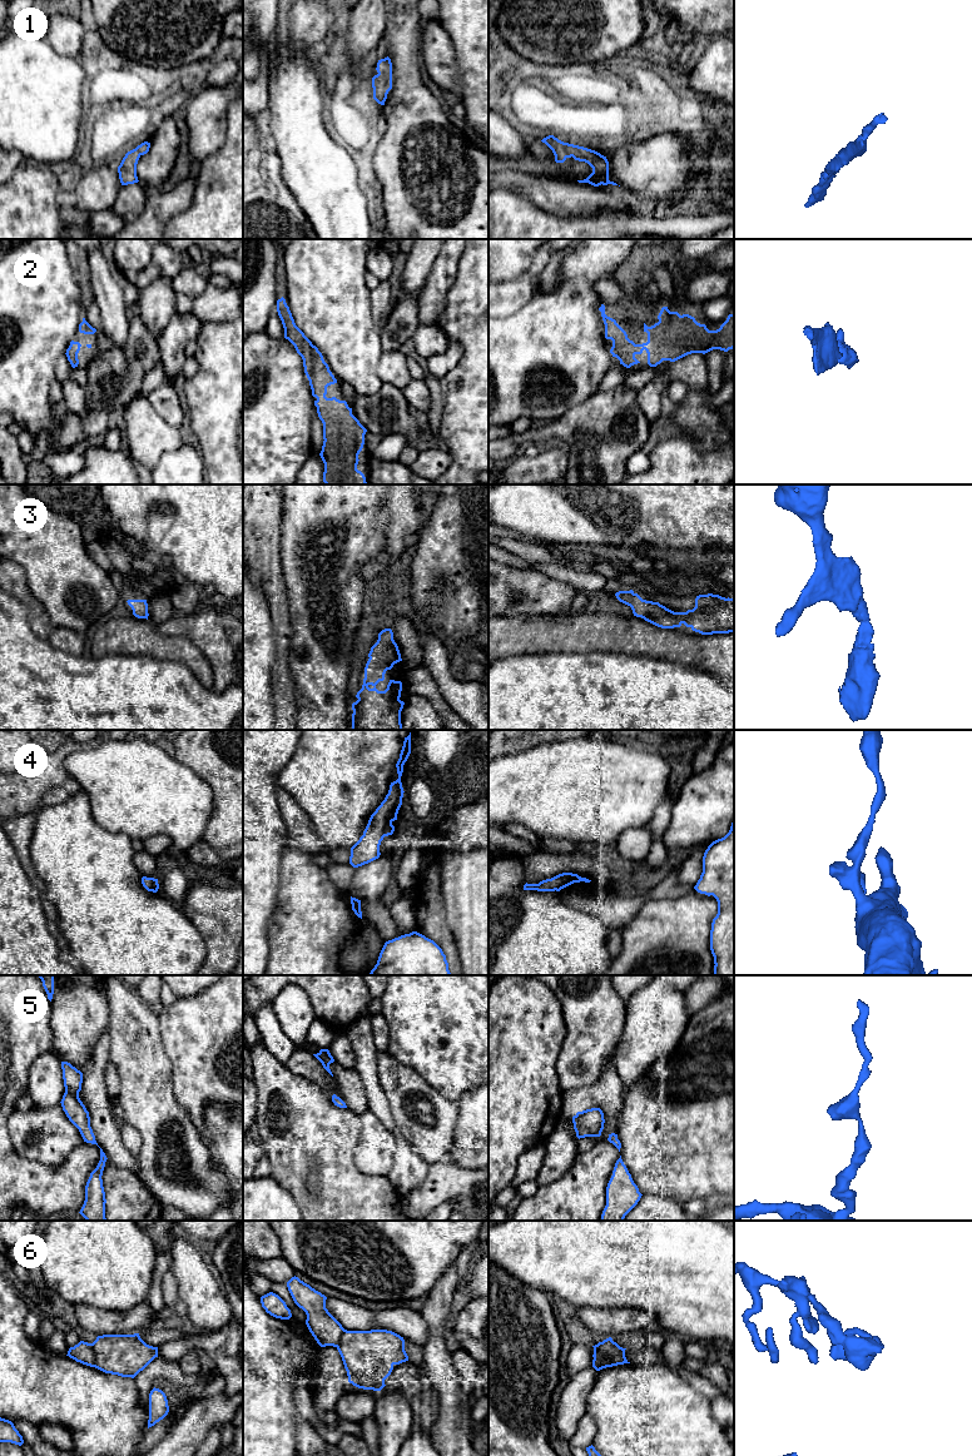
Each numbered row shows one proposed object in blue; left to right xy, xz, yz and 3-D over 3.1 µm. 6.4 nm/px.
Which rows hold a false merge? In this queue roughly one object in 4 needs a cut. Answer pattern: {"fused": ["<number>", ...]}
{"fused": ["6"]}

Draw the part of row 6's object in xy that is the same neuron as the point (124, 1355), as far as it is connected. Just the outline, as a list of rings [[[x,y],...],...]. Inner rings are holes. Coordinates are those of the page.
[[[139,1333],[98,1336],[91,1347],[95,1368],[122,1377],[134,1378],[158,1357],[158,1347],[147,1345]]]

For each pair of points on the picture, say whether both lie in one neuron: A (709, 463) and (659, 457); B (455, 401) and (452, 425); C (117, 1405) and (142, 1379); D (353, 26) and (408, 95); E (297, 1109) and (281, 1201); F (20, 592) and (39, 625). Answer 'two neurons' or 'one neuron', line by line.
A: one neuron
B: one neuron
C: two neurons
D: two neurons
E: two neurons
F: one neuron

